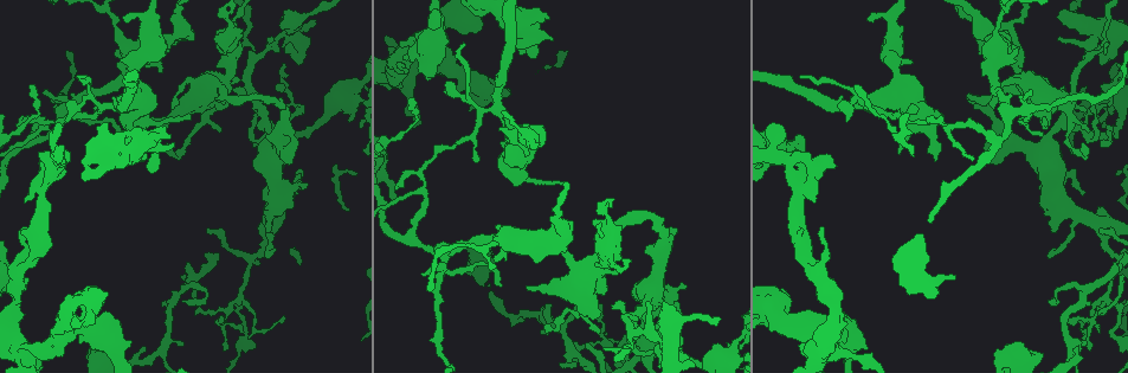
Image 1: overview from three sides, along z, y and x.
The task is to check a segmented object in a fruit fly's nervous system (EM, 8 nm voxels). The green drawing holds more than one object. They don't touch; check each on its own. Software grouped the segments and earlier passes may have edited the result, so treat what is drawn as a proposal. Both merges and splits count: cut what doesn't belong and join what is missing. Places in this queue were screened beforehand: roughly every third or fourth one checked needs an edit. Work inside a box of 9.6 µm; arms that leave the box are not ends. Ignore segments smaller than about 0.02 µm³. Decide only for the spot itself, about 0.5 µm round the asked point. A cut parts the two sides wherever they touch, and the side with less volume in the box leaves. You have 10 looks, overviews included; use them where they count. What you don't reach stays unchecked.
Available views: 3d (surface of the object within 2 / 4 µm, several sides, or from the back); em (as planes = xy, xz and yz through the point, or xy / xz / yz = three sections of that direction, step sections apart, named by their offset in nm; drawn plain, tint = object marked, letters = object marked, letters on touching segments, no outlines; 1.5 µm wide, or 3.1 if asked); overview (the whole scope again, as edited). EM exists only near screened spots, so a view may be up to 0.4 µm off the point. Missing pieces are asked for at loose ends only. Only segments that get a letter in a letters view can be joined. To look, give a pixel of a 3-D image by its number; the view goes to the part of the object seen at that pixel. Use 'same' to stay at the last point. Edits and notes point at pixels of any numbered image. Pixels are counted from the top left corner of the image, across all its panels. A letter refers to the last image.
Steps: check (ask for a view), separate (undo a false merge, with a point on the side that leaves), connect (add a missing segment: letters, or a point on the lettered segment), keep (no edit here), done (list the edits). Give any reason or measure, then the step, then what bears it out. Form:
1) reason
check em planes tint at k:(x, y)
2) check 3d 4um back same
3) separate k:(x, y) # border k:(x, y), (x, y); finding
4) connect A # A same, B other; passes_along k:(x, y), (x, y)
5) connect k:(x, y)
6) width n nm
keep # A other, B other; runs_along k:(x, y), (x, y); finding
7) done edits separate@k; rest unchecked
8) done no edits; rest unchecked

long arm stops here
check em planes tint at 1:(1039, 352)

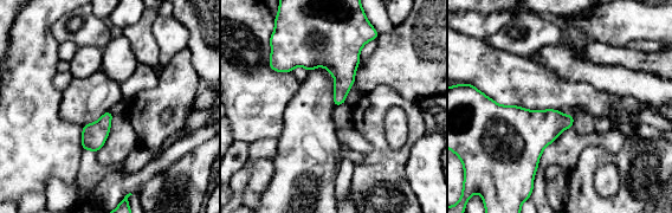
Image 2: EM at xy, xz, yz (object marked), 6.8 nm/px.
check em planes letters same

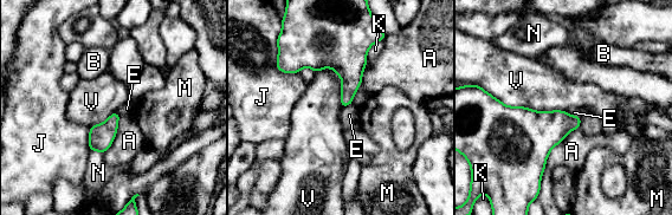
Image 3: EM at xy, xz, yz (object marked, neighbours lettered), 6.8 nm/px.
keep # A other, B other, E other, J other, K other, M other, N other, V other; border 3:(488, 91), (509, 105), (566, 112); none of them fits

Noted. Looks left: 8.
abrupt turn
check em xz step 8 tint at 1:(212, 311)

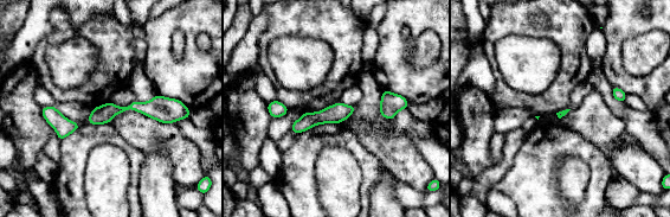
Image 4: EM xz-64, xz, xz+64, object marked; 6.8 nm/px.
another direction
check em planes tint same

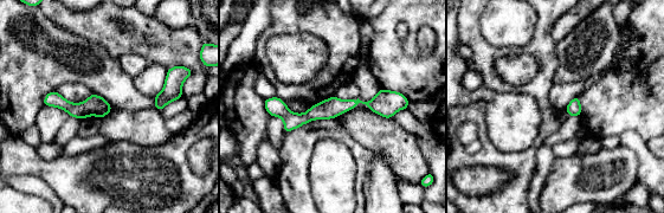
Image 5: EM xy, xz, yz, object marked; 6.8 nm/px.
what lies round it
check em planes letters same

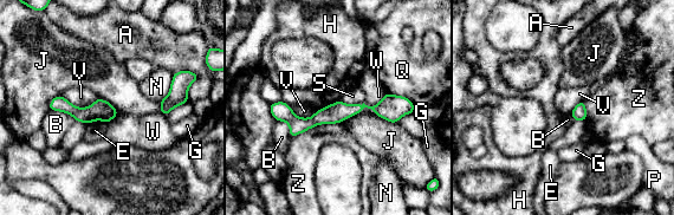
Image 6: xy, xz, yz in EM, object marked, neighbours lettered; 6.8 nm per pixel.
keep # A other, B other, E other, G other, H other, J other, N other, P other, Q other, S other, V other, W other, Z other; runs_along 6:(409, 105), (362, 106), (311, 122), (273, 110); continuous, no second neuron

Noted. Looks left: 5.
an open end
check 3d 4um back at 1:(727, 346)

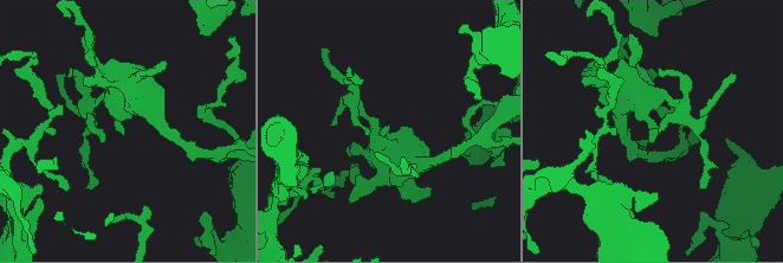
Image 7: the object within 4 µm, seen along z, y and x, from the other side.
check em xz step 8 letters at 7:(388, 126)

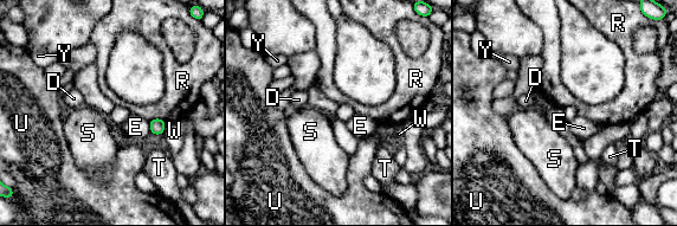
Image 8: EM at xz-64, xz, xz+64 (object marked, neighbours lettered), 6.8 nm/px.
check em planes letters same

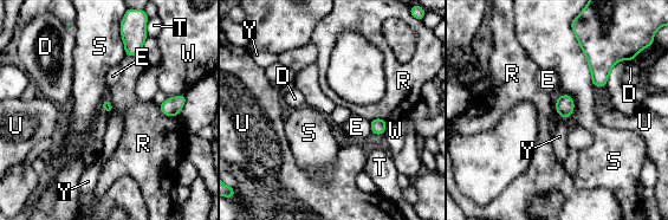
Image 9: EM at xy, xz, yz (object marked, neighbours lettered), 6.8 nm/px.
keep # D other, E other, R other, S other, T other, U other, W other, Y other; border 9:(570, 25), (595, 85); none of them fits

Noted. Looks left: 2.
an open end
check em planes letters at 1:(807, 344)

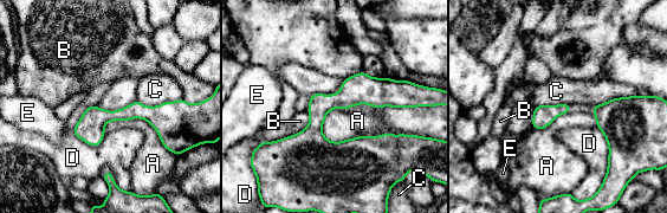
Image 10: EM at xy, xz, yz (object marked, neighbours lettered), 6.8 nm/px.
keep # A other, B other, C other, D other, E other; border 10:(309, 113), (299, 131), (263, 141); none of them fits

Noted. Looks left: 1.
done no edits; rest unchecked

